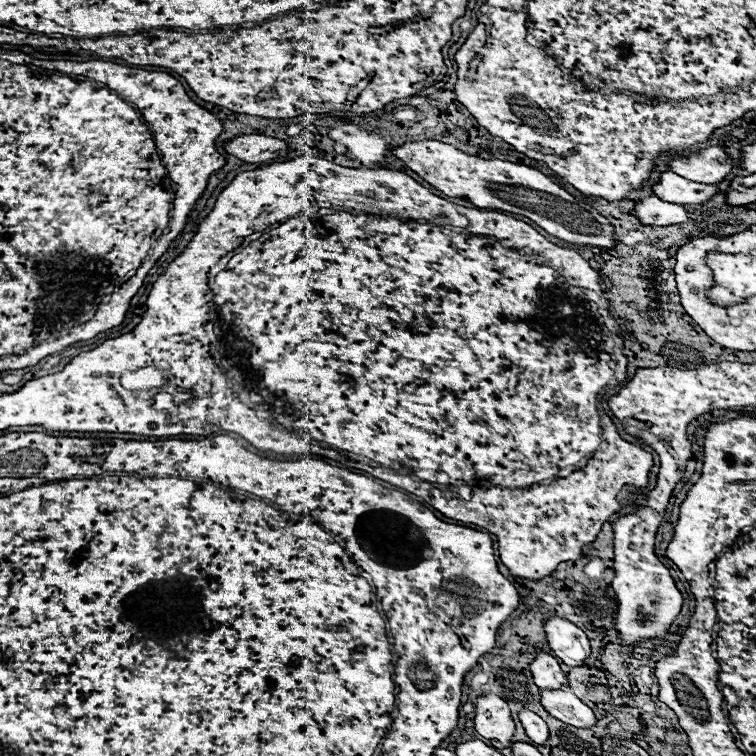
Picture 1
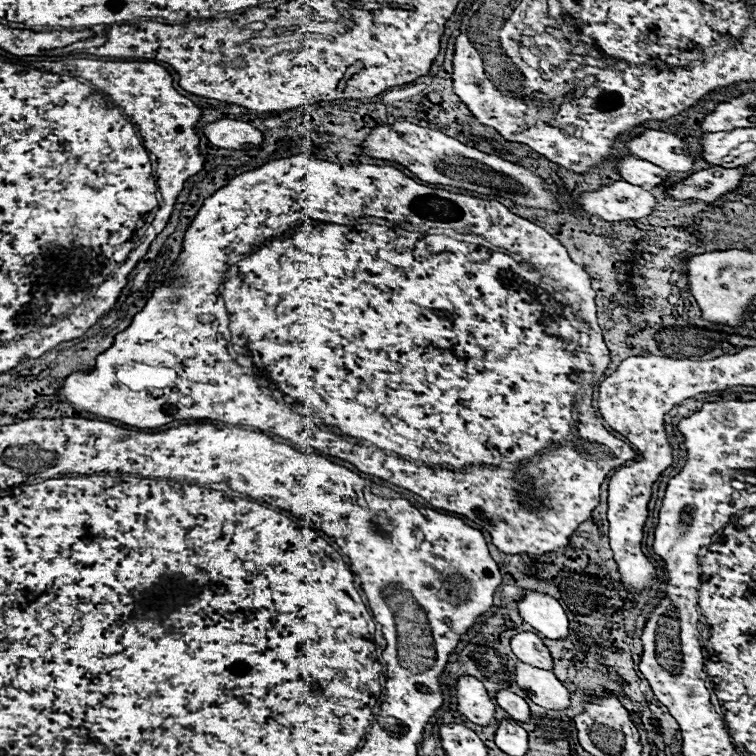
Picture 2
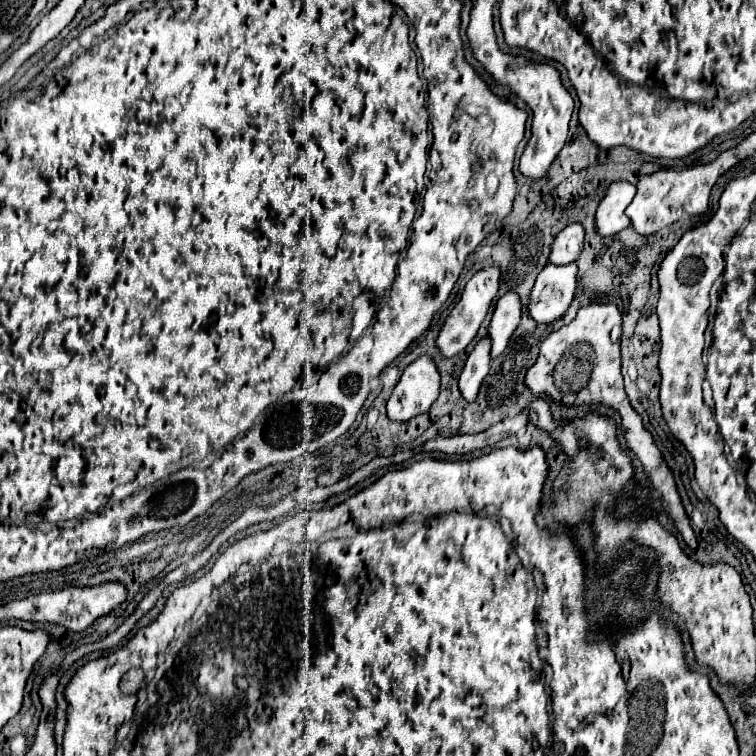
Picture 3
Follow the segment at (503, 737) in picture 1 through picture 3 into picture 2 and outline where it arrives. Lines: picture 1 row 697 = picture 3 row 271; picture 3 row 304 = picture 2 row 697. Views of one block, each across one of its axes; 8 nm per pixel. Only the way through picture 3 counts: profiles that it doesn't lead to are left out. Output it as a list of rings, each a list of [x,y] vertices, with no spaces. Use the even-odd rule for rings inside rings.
[[[460,676],[456,682],[456,700],[458,712],[464,714],[470,722],[488,726],[494,720],[494,704],[484,690],[482,682],[474,676]]]

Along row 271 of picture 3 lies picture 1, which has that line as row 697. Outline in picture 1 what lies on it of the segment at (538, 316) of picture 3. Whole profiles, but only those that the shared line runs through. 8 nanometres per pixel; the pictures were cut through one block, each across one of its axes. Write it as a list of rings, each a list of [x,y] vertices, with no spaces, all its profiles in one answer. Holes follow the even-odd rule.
[[[540,690],[544,708],[564,724],[576,728],[594,728],[596,716],[594,712],[576,698],[570,690]]]

